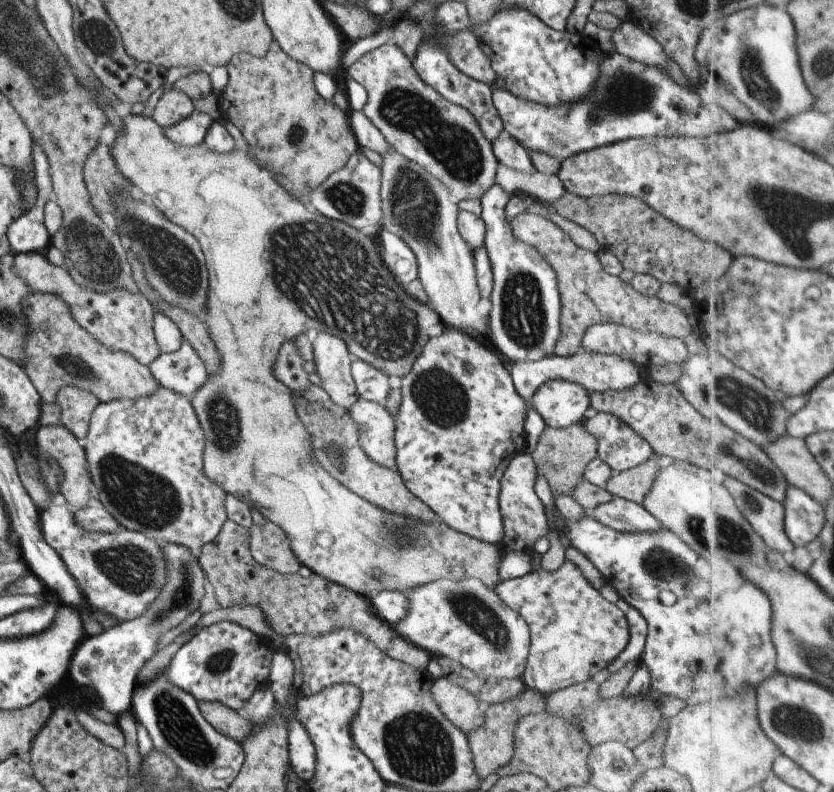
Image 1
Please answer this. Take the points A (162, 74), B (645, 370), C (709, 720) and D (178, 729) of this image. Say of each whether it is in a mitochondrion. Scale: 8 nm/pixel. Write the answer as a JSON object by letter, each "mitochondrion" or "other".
{"A":"other","B":"other","C":"other","D":"mitochondrion"}

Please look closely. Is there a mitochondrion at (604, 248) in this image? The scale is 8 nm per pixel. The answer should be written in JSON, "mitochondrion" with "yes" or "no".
{"mitochondrion":"no"}

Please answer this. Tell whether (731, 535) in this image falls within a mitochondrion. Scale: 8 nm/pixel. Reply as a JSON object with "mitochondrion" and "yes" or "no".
{"mitochondrion":"yes"}

